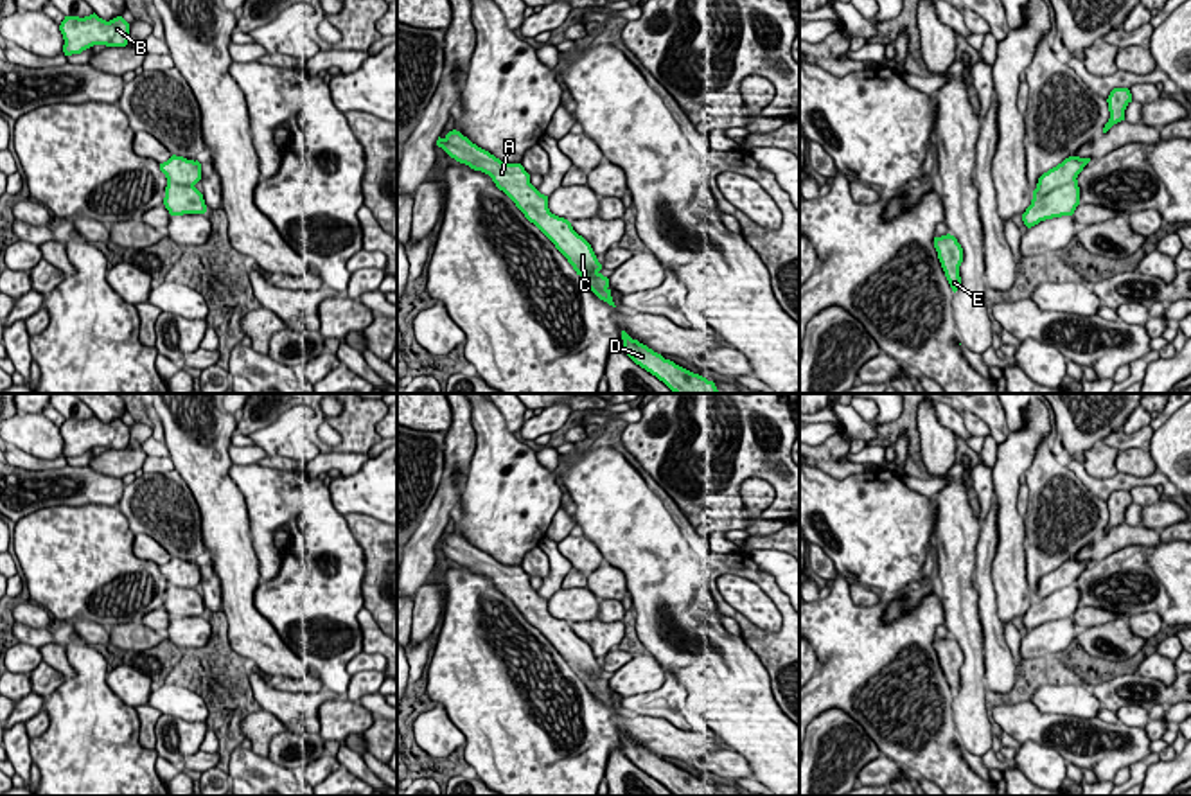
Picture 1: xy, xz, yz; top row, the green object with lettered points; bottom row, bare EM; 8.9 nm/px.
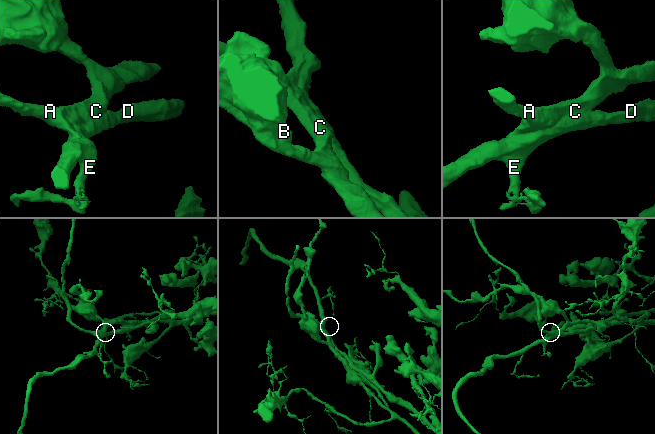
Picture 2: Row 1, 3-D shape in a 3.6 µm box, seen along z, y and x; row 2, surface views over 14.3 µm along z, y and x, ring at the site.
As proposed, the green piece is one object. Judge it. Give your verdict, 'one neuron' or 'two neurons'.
two neurons

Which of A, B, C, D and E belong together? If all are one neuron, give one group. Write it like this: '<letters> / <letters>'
A B C / D E

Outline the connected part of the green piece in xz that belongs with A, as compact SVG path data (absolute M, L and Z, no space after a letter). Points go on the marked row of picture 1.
M456 129L449 131L444 138L438 137L437 146L456 162L489 174L496 187L516 203L525 217L534 223L568 261L593 273L602 270L591 244L573 230L568 219L550 212L548 196L541 194L530 183L530 174L521 164L501 162Z

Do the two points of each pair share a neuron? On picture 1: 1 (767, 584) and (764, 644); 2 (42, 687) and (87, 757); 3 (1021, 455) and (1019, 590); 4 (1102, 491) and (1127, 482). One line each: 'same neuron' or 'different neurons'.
1: same neuron
2: different neurons
3: same neuron
4: same neuron

